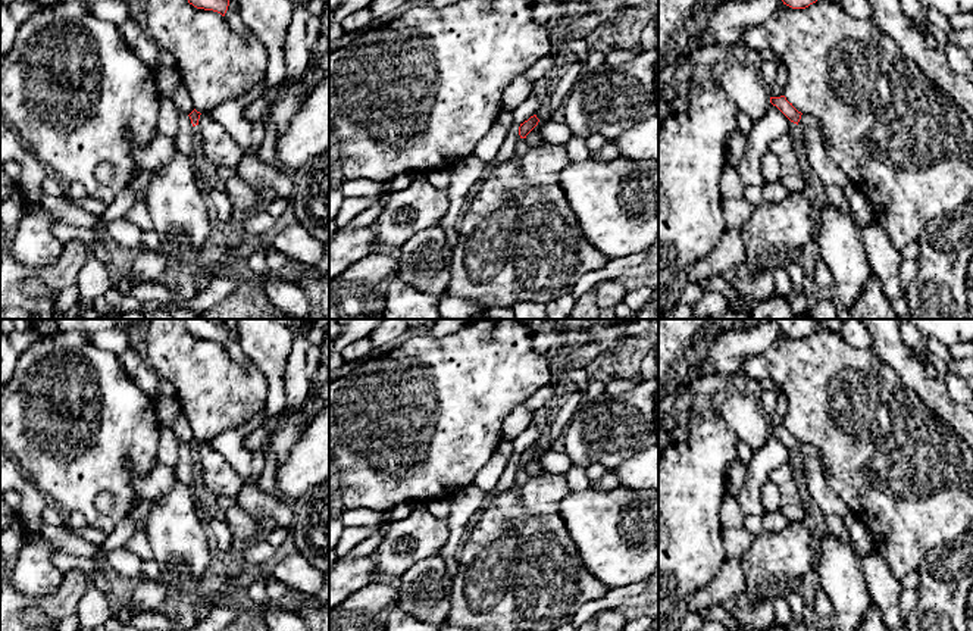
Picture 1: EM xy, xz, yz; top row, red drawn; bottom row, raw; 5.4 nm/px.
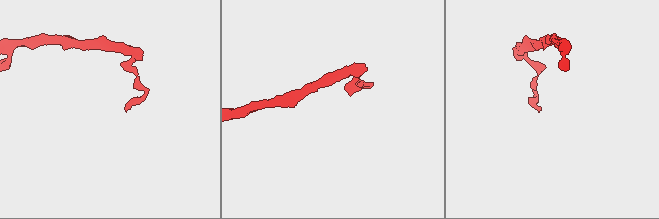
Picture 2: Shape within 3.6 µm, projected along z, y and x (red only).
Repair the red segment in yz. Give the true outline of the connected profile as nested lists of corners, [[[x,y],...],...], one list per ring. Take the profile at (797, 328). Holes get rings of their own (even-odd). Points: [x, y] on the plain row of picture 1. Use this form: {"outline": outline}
{"outline": [[[773,319],[783,334],[792,338],[805,338],[810,334],[817,331],[819,321],[817,319]]]}

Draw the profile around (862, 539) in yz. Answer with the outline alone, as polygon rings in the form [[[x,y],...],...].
[[[850,513],[848,516],[842,519],[851,535],[851,540],[855,549],[855,555],[860,559],[863,559],[873,549],[872,534],[867,531],[866,525],[854,513]]]

